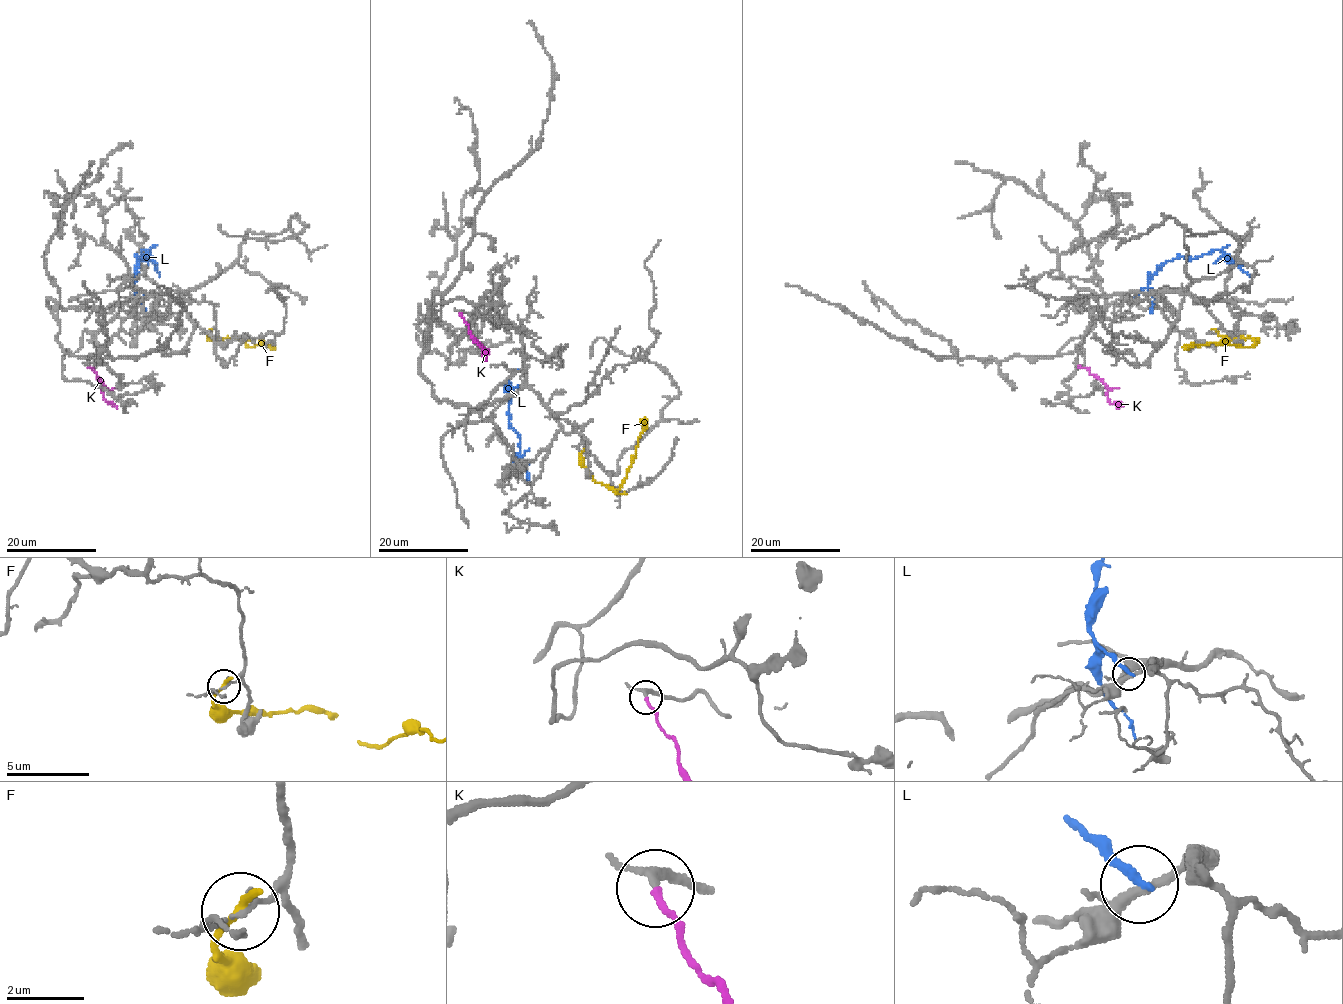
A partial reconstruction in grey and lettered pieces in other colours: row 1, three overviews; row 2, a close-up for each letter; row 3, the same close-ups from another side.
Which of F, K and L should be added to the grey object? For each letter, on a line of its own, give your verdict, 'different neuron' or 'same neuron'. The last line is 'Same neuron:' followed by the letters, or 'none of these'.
F: different neuron
K: same neuron
L: different neuron
Same neuron: K

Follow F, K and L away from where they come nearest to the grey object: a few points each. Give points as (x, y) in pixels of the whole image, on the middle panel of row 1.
F: (582, 451), (579, 462), (588, 474), (596, 482), (618, 490), (646, 418)
K: (459, 313), (485, 361)
L: (517, 370), (507, 382), (509, 426), (519, 438), (519, 455), (525, 462), (532, 490)

